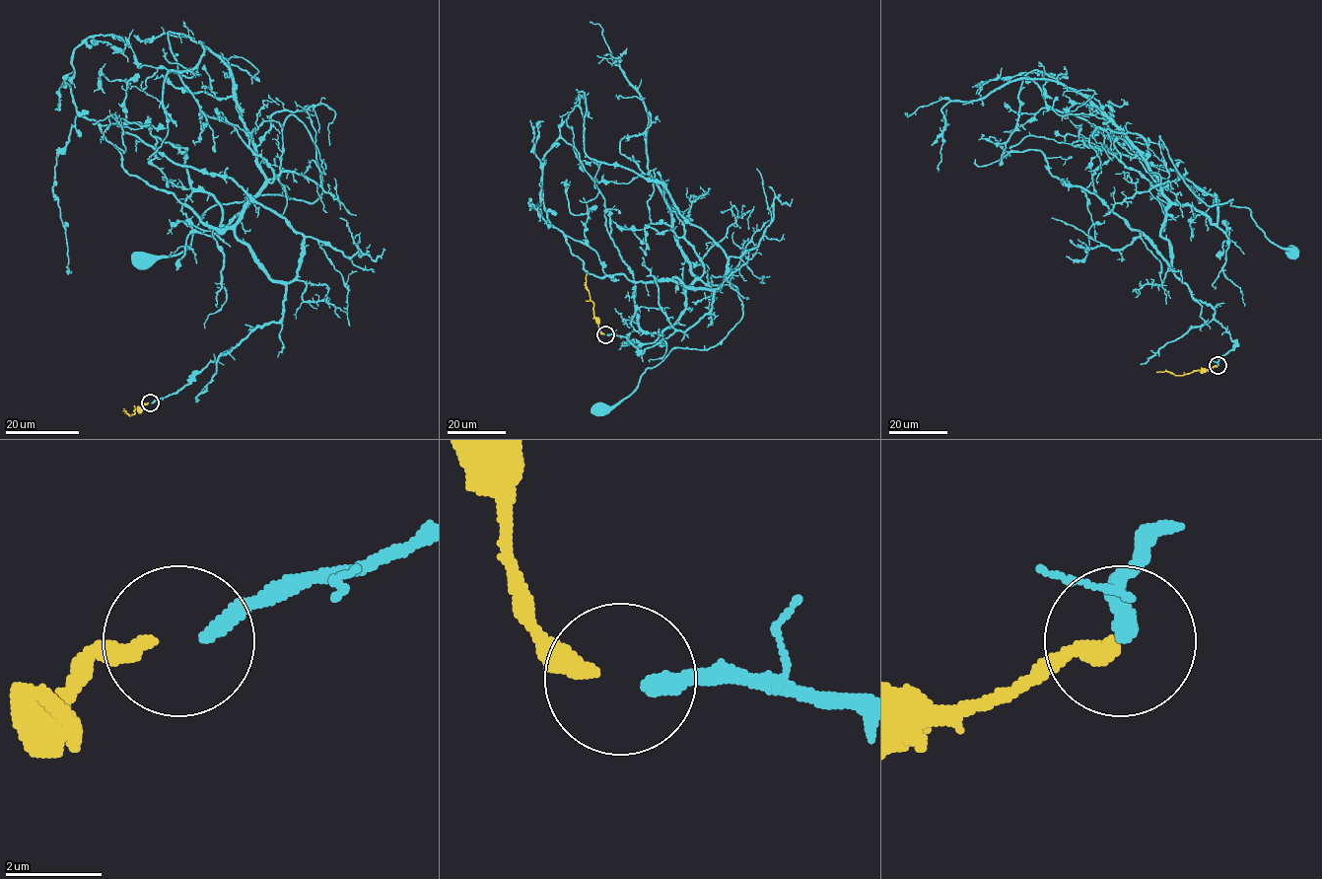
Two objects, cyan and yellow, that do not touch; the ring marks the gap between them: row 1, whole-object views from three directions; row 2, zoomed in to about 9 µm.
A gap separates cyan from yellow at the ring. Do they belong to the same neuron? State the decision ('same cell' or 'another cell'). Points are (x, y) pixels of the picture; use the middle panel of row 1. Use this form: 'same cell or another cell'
same cell

